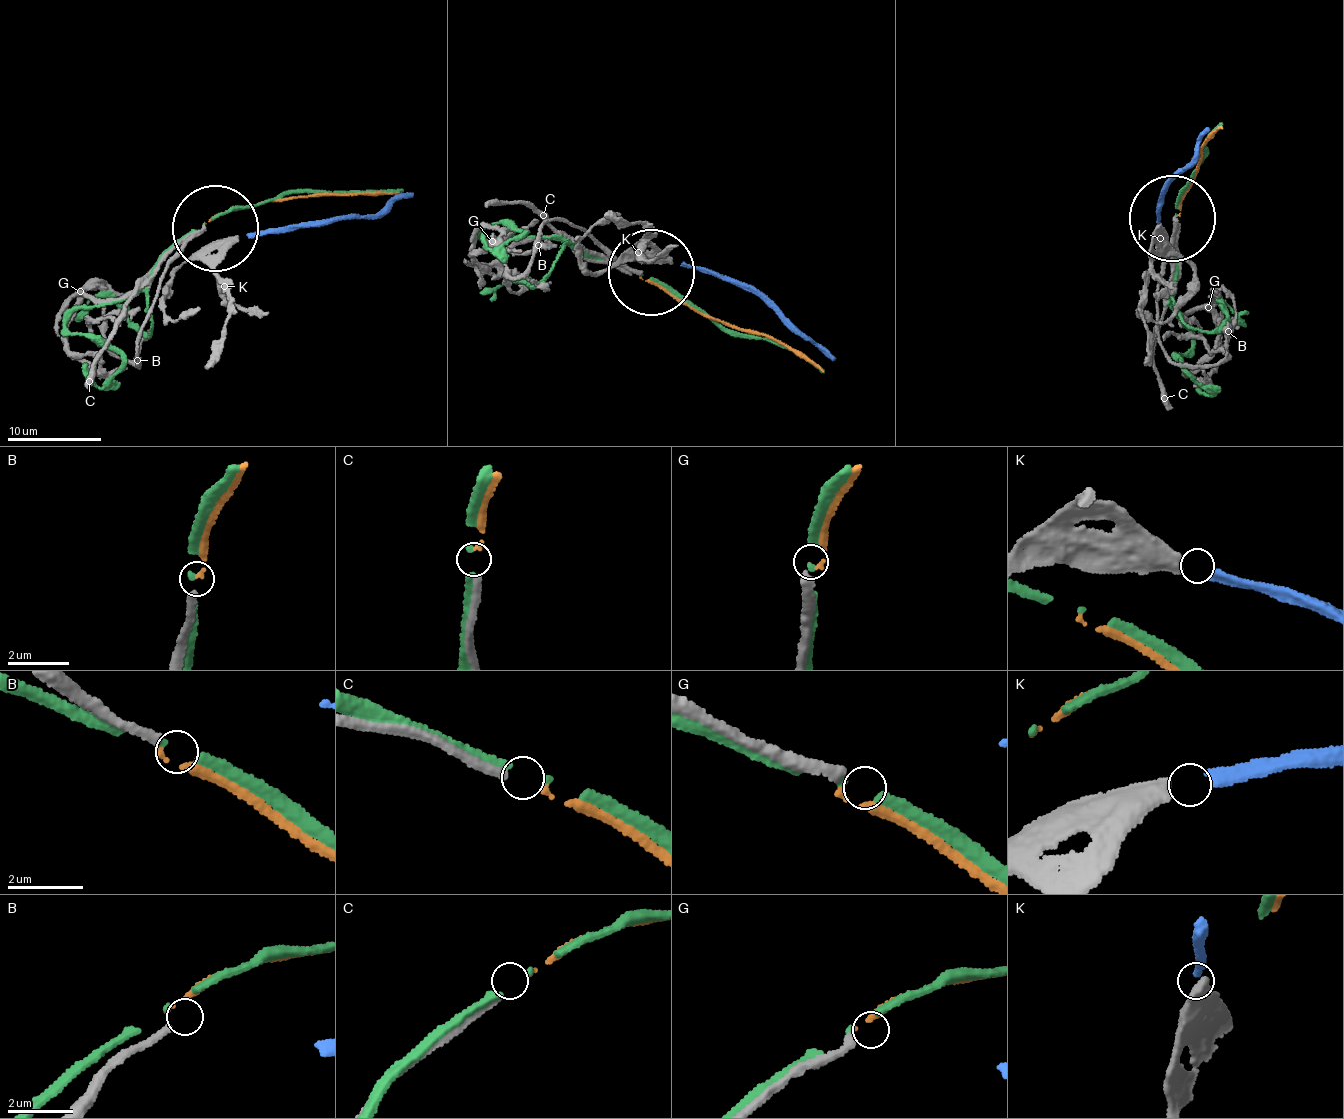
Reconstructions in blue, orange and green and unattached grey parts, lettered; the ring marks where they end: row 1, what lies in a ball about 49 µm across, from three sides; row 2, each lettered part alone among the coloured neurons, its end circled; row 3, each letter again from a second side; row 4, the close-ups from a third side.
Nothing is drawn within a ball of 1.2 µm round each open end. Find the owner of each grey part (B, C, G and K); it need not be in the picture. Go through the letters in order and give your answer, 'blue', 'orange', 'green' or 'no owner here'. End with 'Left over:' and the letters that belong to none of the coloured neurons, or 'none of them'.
B: no owner here
C: orange
G: no owner here
K: blue
Left over: B, G

